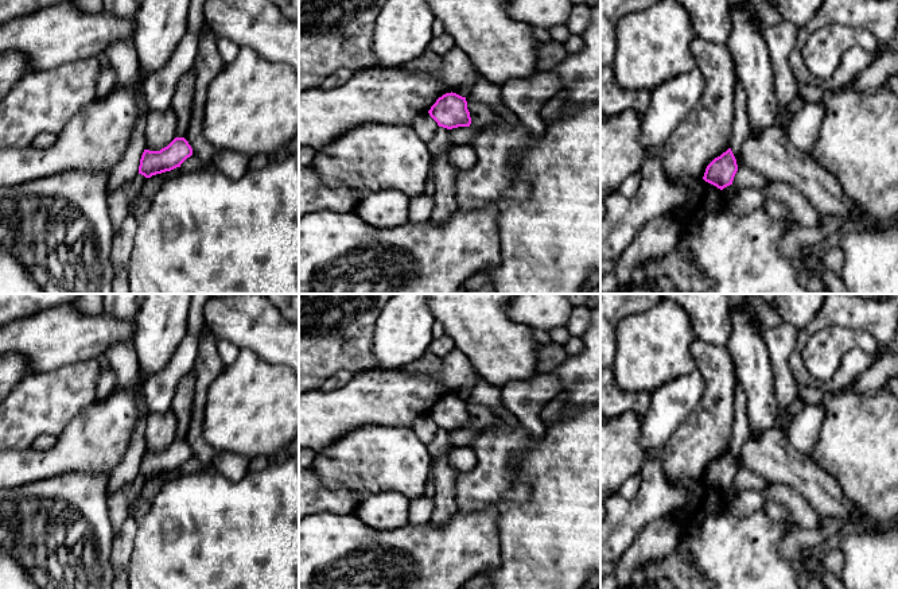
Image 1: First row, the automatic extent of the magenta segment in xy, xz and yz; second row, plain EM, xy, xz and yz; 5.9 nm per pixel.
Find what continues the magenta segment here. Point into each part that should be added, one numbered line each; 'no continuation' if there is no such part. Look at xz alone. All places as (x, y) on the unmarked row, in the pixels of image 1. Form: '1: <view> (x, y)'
no continuation

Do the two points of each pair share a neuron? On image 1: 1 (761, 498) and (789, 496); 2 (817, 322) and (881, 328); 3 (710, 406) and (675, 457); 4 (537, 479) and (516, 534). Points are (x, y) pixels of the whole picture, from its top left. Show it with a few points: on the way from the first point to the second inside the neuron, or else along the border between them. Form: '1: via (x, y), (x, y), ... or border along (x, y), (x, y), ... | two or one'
1: via (768, 493), (782, 493) | one
2: via (834, 316), (865, 316) | one
3: via (710, 418), (710, 422), (687, 445) | one
4: via (537, 492), (537, 512), (529, 520) | one

